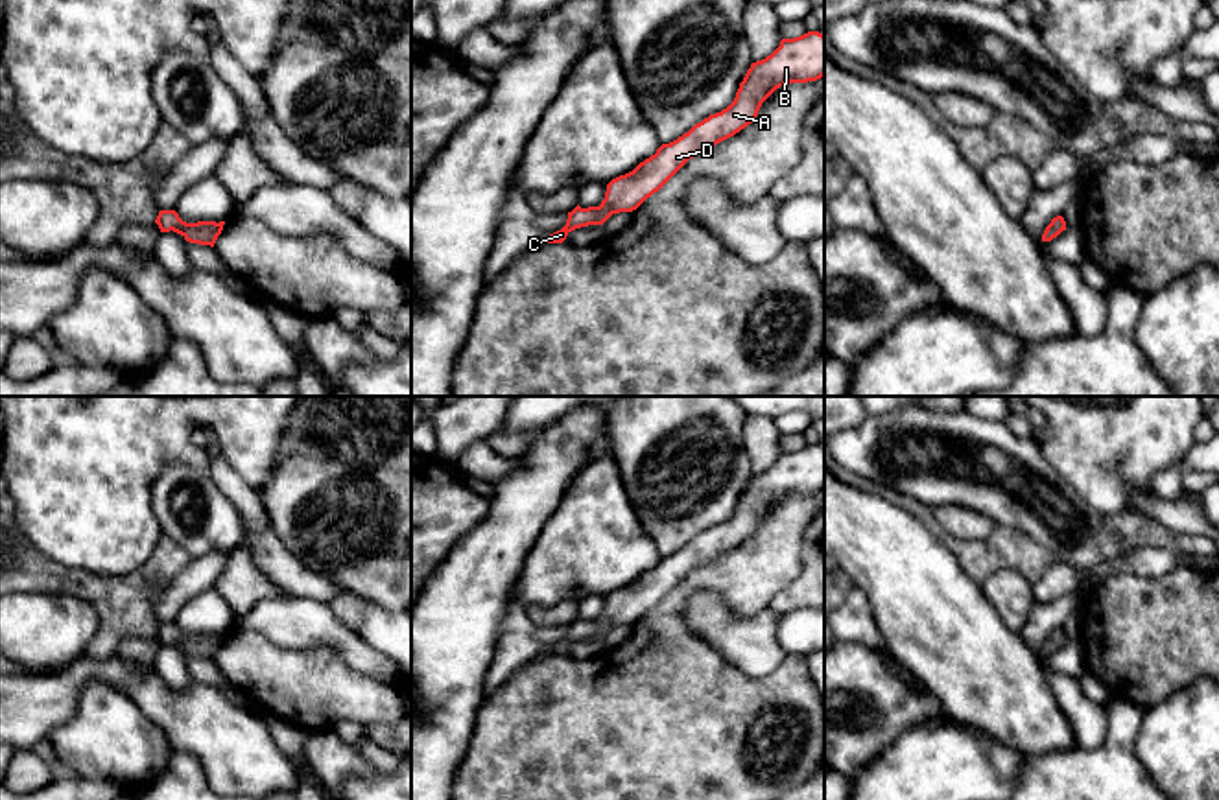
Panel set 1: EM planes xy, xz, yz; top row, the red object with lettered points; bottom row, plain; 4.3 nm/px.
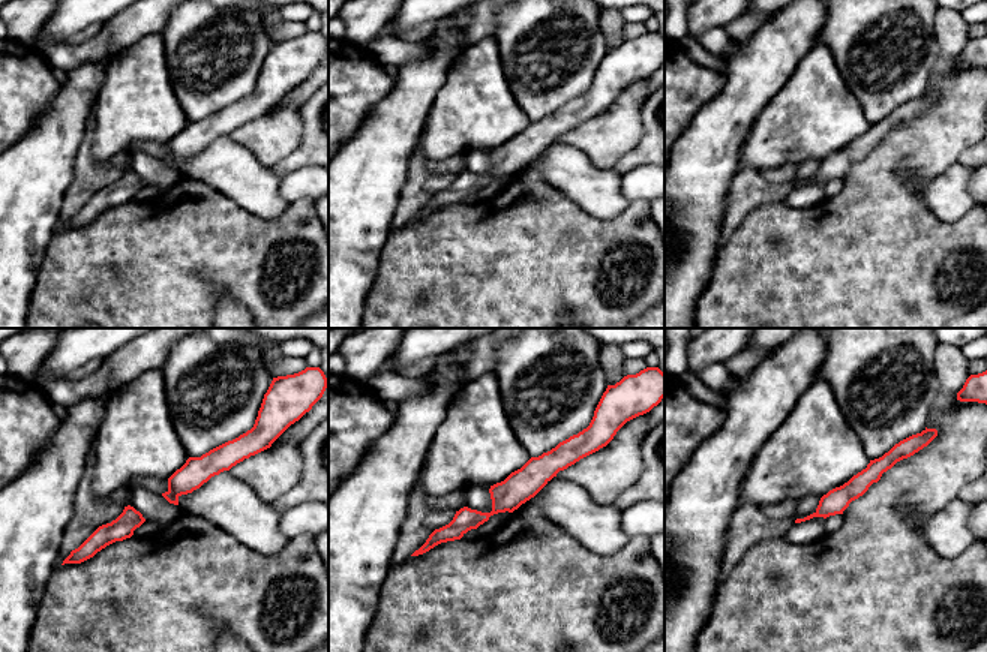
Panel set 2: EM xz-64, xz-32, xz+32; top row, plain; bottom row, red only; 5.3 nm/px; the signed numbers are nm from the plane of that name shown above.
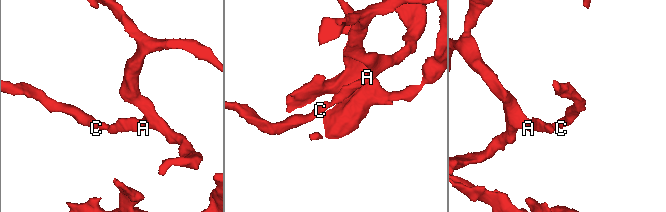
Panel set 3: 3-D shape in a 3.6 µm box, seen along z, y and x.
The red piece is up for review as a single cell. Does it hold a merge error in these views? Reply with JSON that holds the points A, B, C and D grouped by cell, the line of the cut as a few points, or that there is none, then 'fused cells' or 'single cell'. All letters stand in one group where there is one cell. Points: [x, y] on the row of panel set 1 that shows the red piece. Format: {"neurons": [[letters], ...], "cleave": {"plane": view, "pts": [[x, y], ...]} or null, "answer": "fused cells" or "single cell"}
{"neurons": [["A", "B", "C", "D"]], "cleave": null, "answer": "single cell"}

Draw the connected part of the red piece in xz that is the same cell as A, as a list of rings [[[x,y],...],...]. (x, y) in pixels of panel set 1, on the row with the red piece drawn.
[[[808,31],[795,39],[782,39],[780,46],[747,70],[734,101],[721,112],[710,114],[688,133],[662,144],[655,155],[633,171],[607,184],[599,206],[568,212],[566,225],[550,234],[544,243],[562,243],[581,227],[603,225],[612,214],[633,212],[658,192],[690,159],[734,136],[758,116],[762,103],[780,87],[817,81],[824,76],[824,35]]]

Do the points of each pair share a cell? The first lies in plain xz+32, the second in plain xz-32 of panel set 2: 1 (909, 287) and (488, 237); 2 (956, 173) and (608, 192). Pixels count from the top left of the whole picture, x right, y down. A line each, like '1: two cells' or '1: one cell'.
1: one cell
2: one cell

